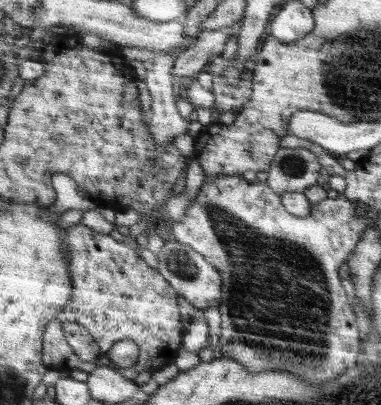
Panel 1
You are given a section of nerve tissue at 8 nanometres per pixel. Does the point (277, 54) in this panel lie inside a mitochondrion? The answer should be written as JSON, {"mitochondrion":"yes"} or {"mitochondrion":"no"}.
{"mitochondrion":"no"}

